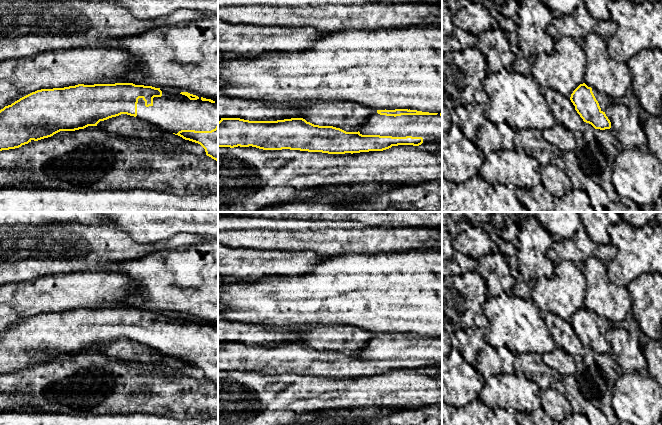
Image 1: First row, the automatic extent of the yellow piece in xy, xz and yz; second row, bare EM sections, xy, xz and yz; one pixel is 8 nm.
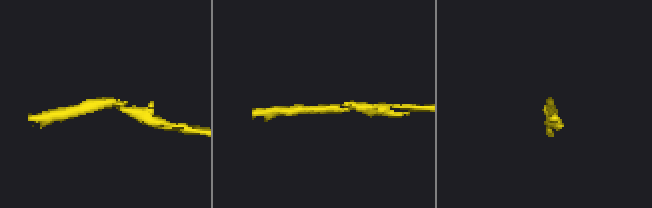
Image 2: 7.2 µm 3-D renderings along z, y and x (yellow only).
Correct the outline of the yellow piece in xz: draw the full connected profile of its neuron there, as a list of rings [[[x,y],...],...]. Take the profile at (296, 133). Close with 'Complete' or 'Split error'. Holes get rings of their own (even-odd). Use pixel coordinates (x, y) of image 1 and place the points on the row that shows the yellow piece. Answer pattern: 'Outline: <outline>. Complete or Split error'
Outline: [[[377,110],[361,127],[362,132],[346,132],[333,126],[319,126],[303,118],[277,121],[249,121],[221,118],[218,122],[218,147],[256,147],[263,150],[300,150],[328,154],[383,151],[398,145],[419,146],[423,142],[442,140],[442,113],[417,110]]]. Split error

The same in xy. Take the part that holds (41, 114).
Outline: [[[133,83],[94,84],[94,85],[78,84],[75,86],[69,86],[64,88],[41,89],[20,98],[11,105],[5,106],[3,109],[0,110],[0,151],[19,148],[22,145],[28,144],[32,140],[38,141],[44,138],[48,138],[60,131],[75,131],[79,129],[84,129],[88,126],[97,126],[97,124],[100,121],[104,121],[109,118],[119,116],[121,114],[127,114],[145,120],[148,123],[157,126],[158,128],[165,132],[173,133],[175,135],[182,137],[185,140],[198,143],[205,149],[207,156],[218,161],[218,104],[216,104],[215,101],[203,97],[199,98],[198,96],[190,94],[188,92],[181,92],[179,95],[172,95],[162,92],[160,88],[144,85],[135,85]]]. Split error

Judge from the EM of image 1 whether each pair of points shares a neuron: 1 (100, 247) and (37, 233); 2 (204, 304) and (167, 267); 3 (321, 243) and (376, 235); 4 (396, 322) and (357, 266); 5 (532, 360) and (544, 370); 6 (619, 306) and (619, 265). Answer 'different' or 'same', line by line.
1: same
2: same
3: same
4: different
5: same
6: different

